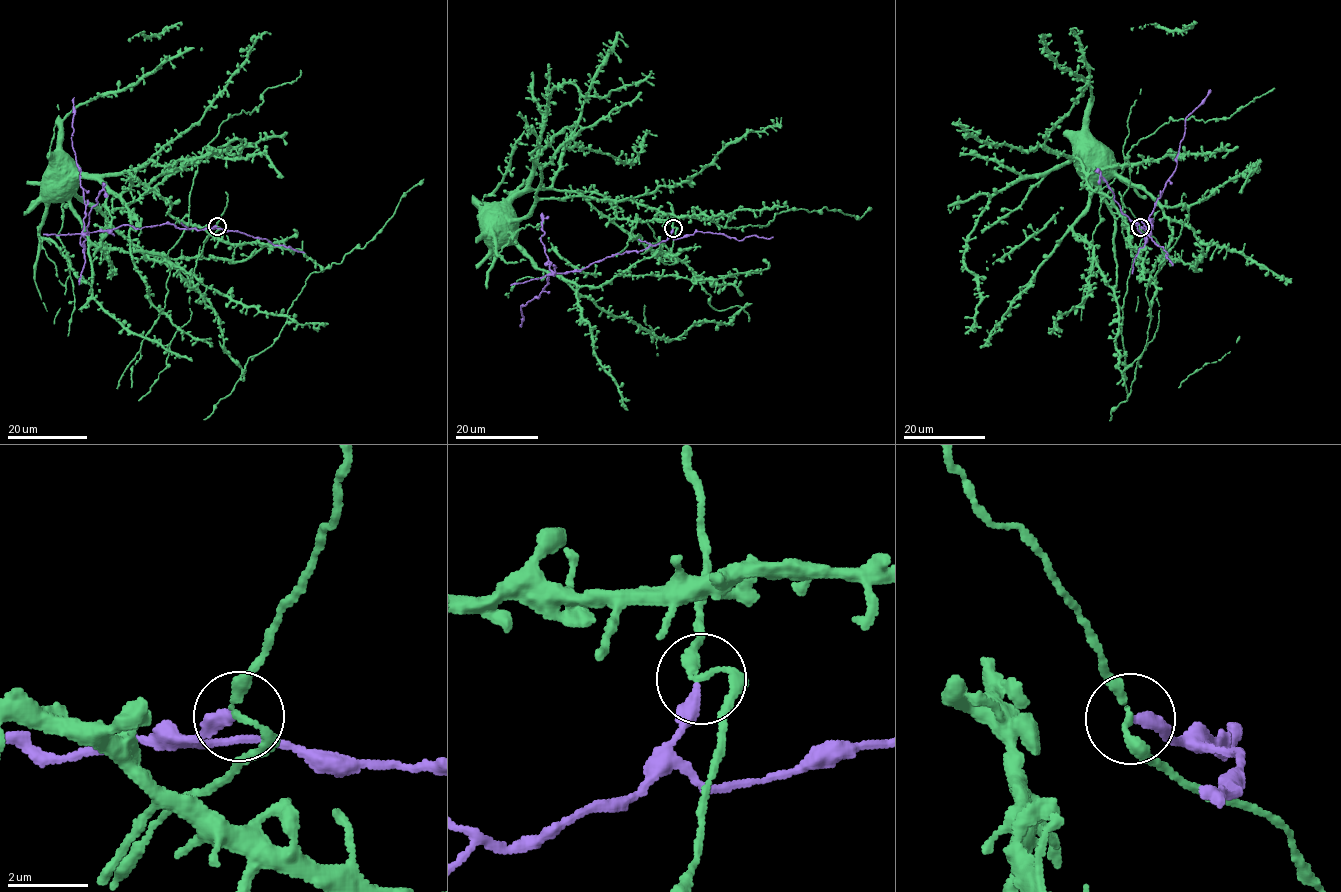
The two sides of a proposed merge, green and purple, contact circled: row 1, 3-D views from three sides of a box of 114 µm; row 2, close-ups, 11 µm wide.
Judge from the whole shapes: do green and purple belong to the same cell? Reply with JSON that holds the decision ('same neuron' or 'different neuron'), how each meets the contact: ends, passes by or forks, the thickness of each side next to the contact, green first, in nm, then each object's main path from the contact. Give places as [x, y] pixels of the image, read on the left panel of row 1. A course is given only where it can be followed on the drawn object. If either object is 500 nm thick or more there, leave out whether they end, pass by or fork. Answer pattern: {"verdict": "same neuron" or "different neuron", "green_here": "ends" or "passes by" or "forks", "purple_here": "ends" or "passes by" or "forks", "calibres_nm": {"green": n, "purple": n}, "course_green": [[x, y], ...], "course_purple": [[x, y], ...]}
{"verdict": "different neuron", "green_here": "passes by", "purple_here": "ends", "calibres_nm": {"green": 160, "purple": 320}, "course_green": [[216, 226], [188, 280], [176, 269], [151, 259], [84, 204], [69, 186], [70, 167], [62, 161]], "course_purple": [[216, 226], [181, 228], [164, 223], [82, 231], [86, 210], [72, 145], [74, 97]]}

